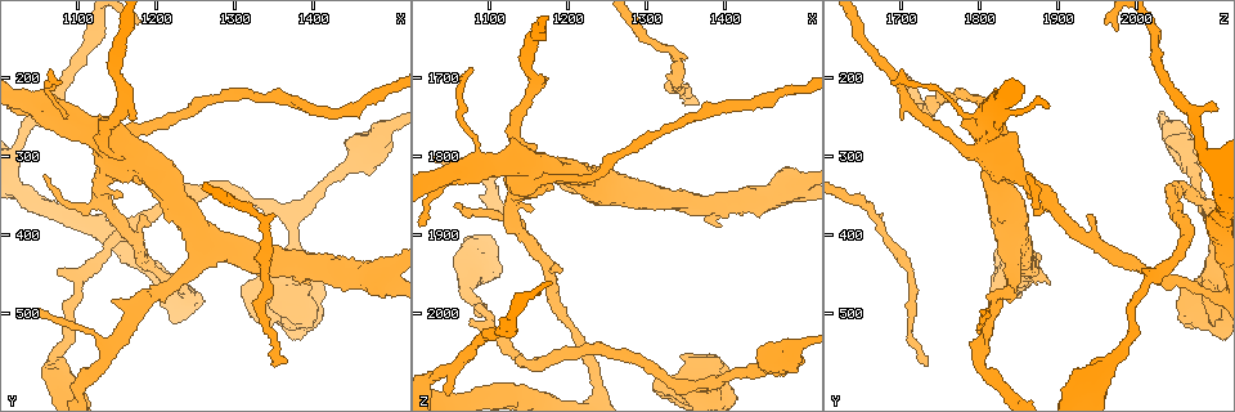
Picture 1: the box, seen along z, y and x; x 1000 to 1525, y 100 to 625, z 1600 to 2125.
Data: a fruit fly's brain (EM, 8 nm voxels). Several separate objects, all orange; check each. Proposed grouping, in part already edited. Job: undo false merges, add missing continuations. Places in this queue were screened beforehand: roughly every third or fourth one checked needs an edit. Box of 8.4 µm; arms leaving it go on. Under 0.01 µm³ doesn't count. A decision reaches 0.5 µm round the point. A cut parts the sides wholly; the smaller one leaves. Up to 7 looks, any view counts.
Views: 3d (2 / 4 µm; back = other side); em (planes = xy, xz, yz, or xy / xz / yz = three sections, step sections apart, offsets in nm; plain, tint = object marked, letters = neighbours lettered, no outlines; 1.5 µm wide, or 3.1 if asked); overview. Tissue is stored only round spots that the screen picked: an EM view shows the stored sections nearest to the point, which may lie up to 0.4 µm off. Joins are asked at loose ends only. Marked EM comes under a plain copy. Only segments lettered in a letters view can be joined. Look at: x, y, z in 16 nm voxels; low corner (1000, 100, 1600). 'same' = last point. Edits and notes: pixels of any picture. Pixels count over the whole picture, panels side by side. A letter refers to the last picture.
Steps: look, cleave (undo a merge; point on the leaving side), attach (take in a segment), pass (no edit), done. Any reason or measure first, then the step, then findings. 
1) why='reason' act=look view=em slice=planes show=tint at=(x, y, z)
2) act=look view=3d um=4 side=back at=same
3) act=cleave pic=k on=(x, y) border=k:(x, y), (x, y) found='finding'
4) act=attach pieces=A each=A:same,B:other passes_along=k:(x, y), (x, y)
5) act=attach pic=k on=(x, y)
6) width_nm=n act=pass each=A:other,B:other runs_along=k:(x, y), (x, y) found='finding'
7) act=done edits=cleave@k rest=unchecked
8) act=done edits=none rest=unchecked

why='thick turns thin' act=look view=3d um=4 at=(1040, 245, 1835)

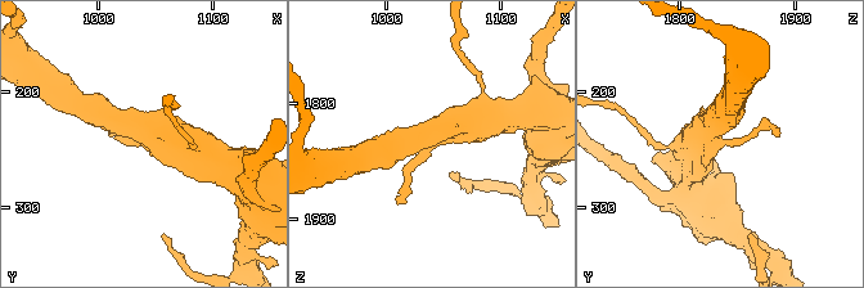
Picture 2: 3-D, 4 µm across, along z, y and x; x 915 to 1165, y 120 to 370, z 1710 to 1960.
why='shape alone is not enough' act=look view=em slice=planes show=letters at=(1040, 244, 1836)

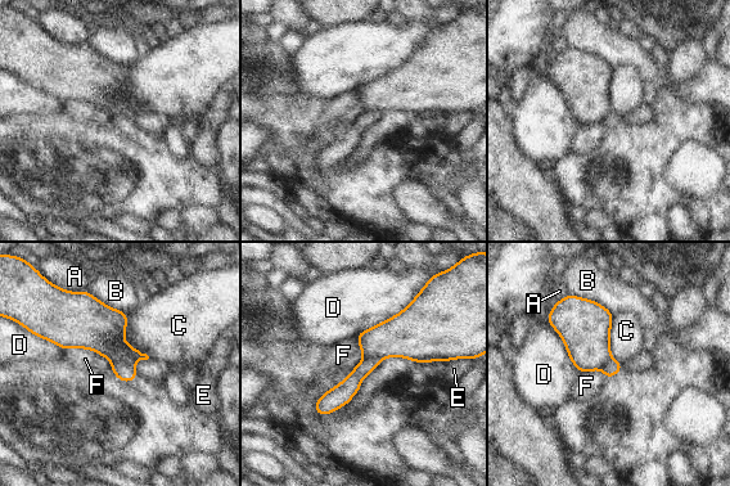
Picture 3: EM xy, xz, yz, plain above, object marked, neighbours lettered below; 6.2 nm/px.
width_nm=190 act=cleave pic=3 on=(124, 372) each=A:other,B:other,C:other,D:other,E:other,F:other found='a second cell is stuck on'

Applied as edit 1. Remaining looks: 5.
why='an open end' act=look view=3d um=4 at=(1345, 570, 1735)

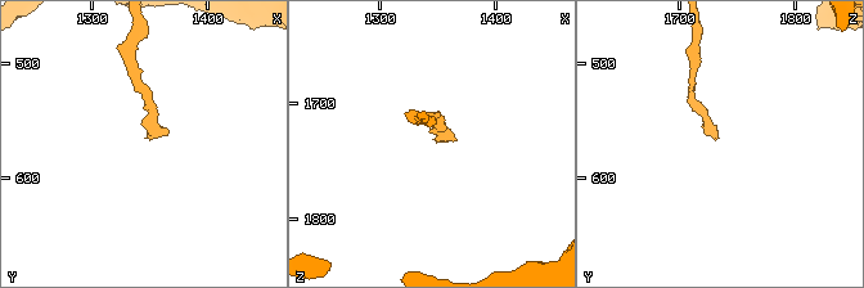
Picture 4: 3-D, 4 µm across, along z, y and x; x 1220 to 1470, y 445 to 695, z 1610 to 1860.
act=look view=em slice=planes show=letters at=(1348, 566, 1734)

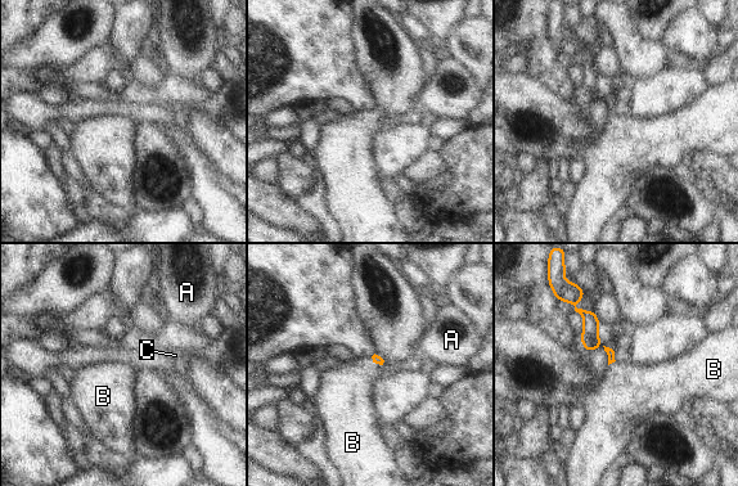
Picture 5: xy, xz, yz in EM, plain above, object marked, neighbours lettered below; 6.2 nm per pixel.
act=attach pieces=B each=A:other,B:same,C:other passes_along=5:(611, 354), (611, 363), (628, 394) found='it goes on there'

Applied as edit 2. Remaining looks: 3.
why='sudden change in width' act=look view=3d um=4 at=(1445, 315, 2070)

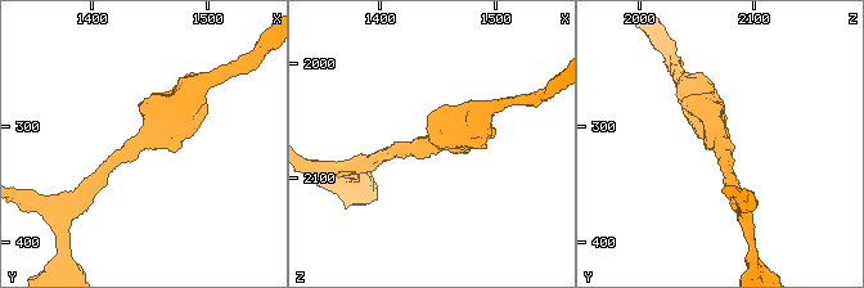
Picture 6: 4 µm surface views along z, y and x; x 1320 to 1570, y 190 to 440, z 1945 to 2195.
arm_widths_nm=200,500 why='now the EM' act=look view=em slice=planes show=letters at=(1440, 316, 2072)

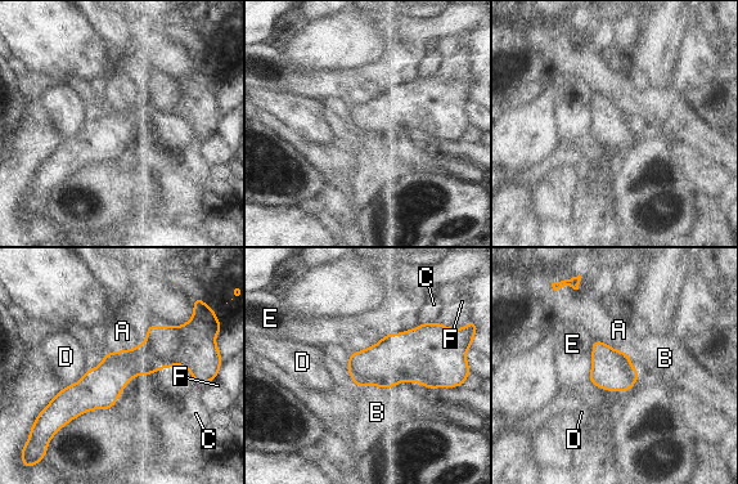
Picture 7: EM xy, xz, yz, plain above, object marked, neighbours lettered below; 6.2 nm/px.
act=pass each=A:other,B:other,C:other,D:other,E:other,F:other border=7:(355, 386), (383, 386), (387, 389) found='all the same cell'

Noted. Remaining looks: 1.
act=done edits=cleave@3,attach@5 rest=unchecked

